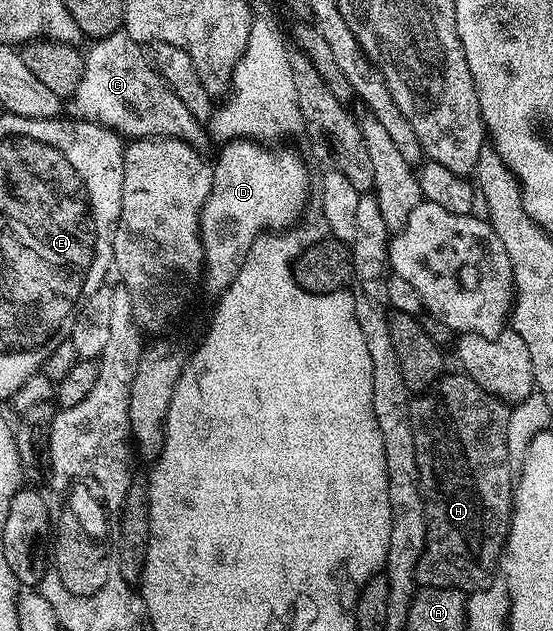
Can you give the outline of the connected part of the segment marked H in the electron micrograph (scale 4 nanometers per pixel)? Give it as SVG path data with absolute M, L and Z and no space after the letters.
M464 372L456 373L438 378L409 403L411 436L415 436L415 464L427 523L425 547L419 556L415 582L418 587L472 592L486 585L494 577L493 569L498 569L513 513L515 466L507 448L510 407L491 392L479 388L479 384Z

